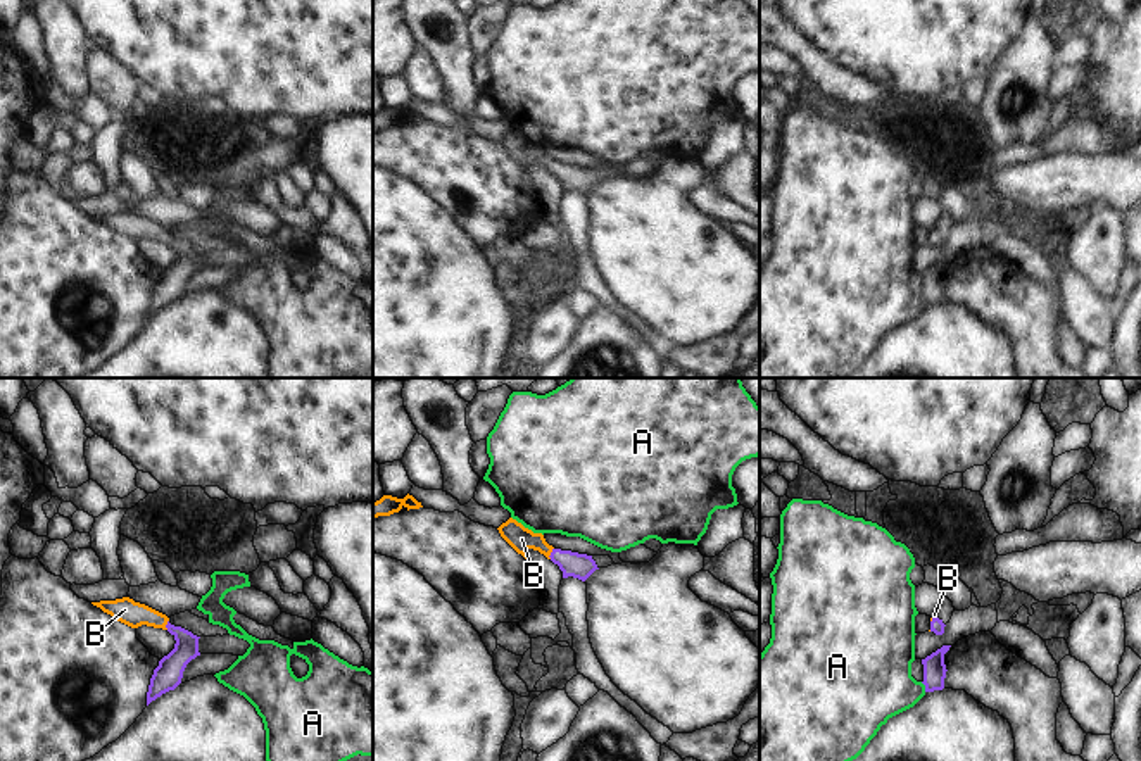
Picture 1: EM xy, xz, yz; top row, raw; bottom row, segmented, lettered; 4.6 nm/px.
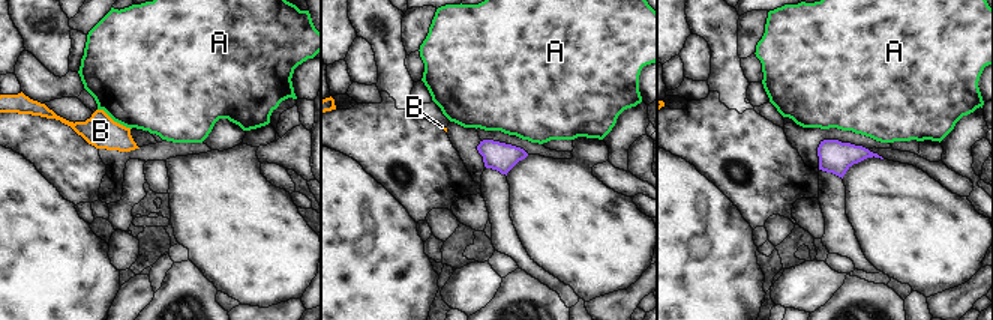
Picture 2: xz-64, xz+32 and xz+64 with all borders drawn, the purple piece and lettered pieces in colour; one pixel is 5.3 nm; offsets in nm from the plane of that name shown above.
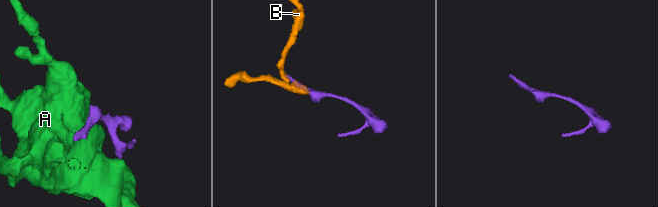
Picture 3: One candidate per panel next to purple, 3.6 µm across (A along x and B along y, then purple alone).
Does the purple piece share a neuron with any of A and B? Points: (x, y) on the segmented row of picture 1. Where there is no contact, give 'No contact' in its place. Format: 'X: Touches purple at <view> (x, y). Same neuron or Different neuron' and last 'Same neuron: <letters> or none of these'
A: Touches purple at yz (926, 687). Different neuron
B: Touches purple at xz (551, 553). Same neuron
Same neuron: B.

